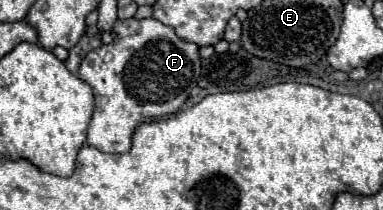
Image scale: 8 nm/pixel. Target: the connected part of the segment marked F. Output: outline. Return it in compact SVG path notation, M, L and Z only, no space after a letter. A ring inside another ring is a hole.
M145 18L145 20L117 20L117 24L113 26L113 34L115 34L115 42L101 46L99 50L89 52L79 68L79 78L83 82L87 82L93 88L95 94L95 110L93 110L93 118L89 124L89 132L87 132L87 146L93 146L101 152L129 152L131 146L131 138L133 138L133 130L137 130L137 126L149 118L157 118L157 116L167 116L167 114L175 114L181 104L187 100L189 92L193 86L197 86L199 82L199 74L201 74L201 60L199 60L199 48L195 44L183 42L181 38L175 36L173 28L153 20L153 18ZM111 54L109 62L103 62L103 58Z

